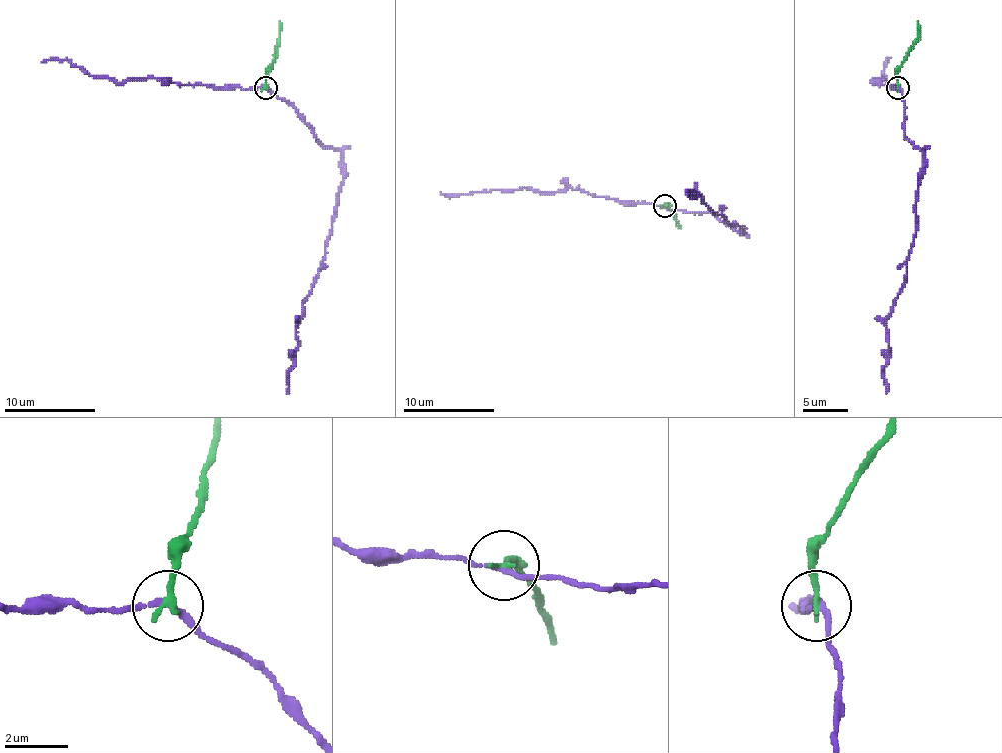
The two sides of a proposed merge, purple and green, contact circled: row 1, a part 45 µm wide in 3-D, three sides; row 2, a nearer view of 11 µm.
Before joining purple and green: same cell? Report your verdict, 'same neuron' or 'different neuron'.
different neuron

